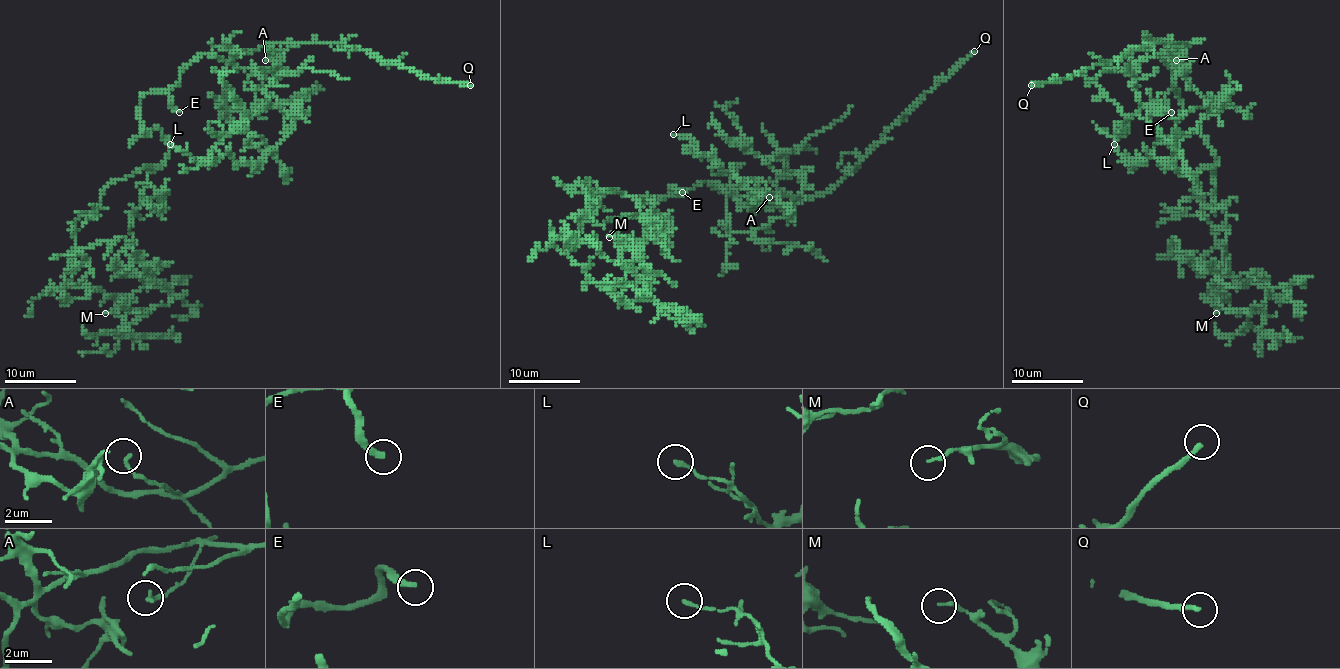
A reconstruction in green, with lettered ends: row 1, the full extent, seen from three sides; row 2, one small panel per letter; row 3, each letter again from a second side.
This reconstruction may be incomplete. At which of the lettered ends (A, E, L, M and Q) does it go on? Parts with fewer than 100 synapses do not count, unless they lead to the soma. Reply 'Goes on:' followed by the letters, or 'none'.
Goes on: E, Q

